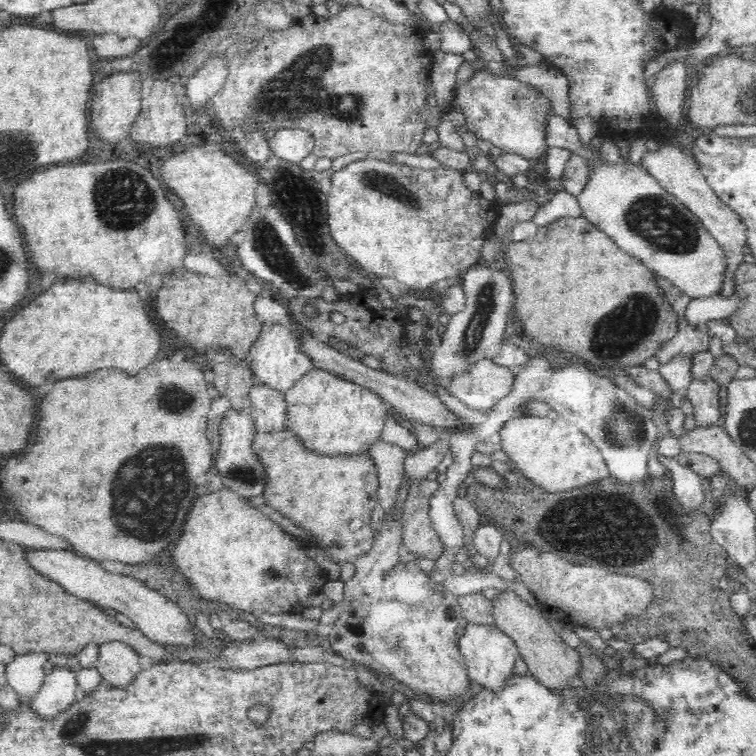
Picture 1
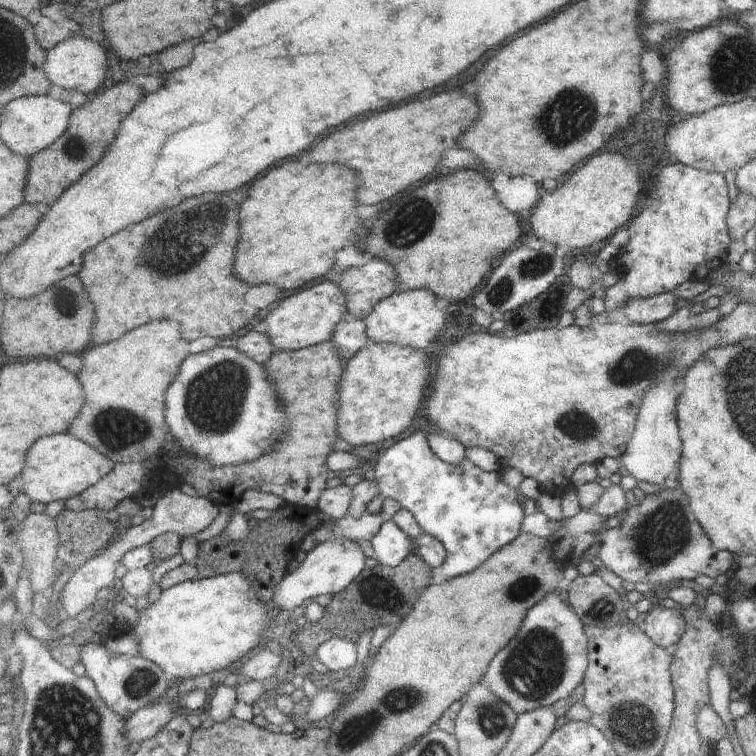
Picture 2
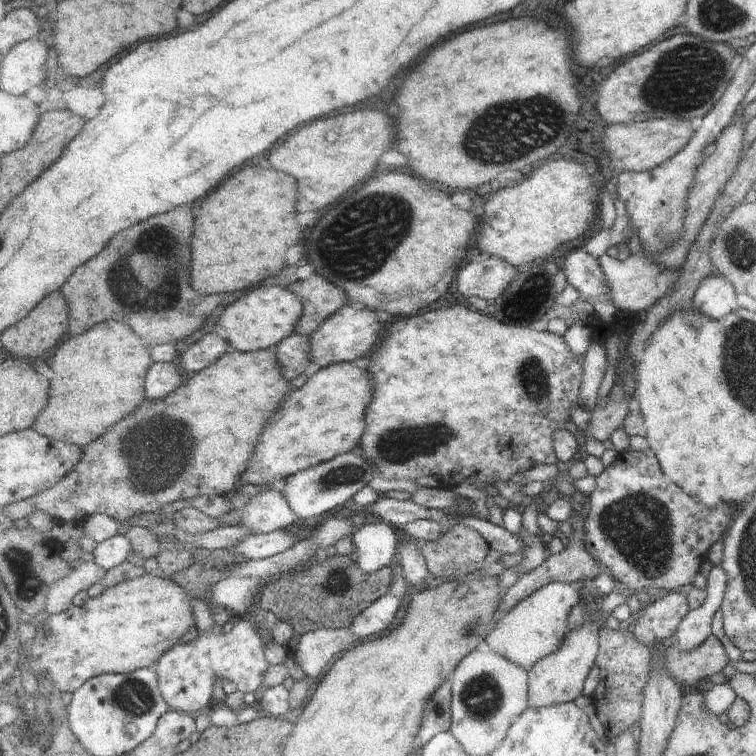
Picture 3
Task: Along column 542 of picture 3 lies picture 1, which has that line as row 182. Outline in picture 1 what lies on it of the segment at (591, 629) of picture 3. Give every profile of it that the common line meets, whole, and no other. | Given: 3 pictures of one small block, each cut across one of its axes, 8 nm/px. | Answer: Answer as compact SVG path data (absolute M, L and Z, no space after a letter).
M673 144L672 146L659 146L657 151L648 152L642 158L641 164L648 169L650 175L654 175L654 178L665 190L683 202L687 209L703 223L708 233L720 244L727 257L727 271L720 294L730 295L734 293L736 288L735 272L744 263L746 246L749 246L749 227L745 224L745 220L715 194L693 157L686 156L677 146L673 146Z

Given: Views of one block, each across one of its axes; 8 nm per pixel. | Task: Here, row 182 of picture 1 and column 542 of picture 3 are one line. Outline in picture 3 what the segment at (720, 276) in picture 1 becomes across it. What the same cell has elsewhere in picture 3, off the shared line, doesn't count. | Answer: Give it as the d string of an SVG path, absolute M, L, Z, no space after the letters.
M553 582L521 602L511 612L499 614L499 622L495 622L495 630L486 637L485 647L509 658L529 672L541 658L559 650L561 642L571 632L570 613L586 599L585 594L581 590L575 590L571 584Z

